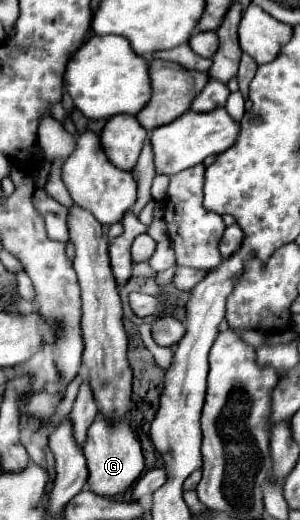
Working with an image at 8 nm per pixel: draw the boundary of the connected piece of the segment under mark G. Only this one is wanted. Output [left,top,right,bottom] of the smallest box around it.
[84,416,144,496]

